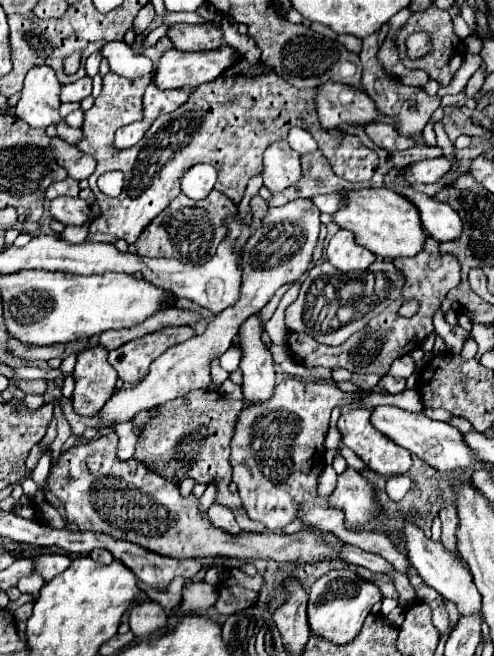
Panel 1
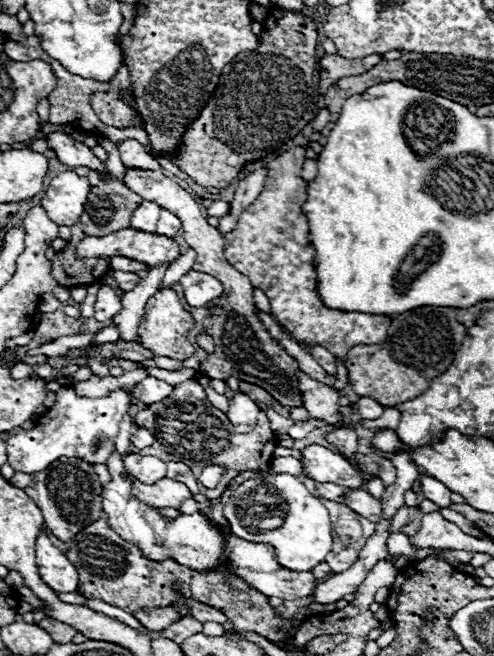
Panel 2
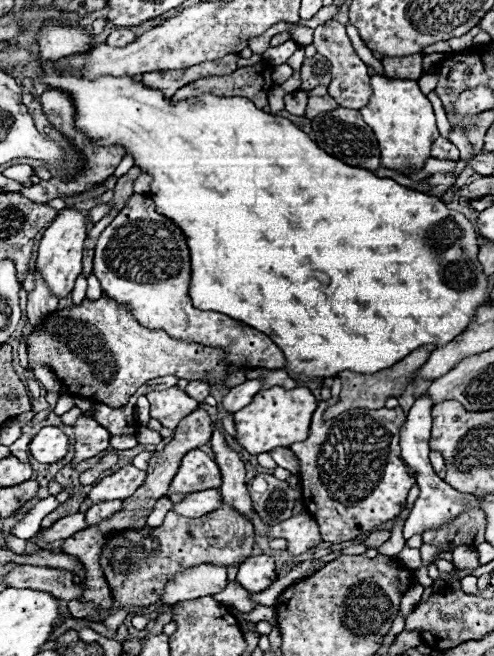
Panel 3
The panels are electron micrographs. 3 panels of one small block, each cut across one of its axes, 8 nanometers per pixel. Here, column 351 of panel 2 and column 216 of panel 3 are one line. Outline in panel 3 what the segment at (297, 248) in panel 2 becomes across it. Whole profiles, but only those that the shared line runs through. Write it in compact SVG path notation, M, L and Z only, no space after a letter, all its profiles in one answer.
M132 194L126 206L120 210L120 214L112 220L112 224L100 234L94 254L94 272L102 284L104 294L114 298L120 304L128 304L136 316L136 320L146 328L164 330L170 336L186 342L198 342L204 346L220 348L224 350L224 362L230 366L242 366L242 368L268 368L278 370L286 366L282 350L274 346L270 336L246 326L244 322L238 322L234 318L228 318L220 312L206 312L192 306L188 288L190 288L190 250L184 232L172 222L170 218L156 212L154 200L144 194Z

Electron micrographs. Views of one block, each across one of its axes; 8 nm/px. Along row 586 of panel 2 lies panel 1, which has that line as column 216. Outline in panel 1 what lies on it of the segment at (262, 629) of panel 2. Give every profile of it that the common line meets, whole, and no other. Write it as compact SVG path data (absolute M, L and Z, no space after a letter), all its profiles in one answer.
M212 190L206 198L194 202L180 194L170 202L170 206L154 218L154 222L142 232L138 238L136 248L140 256L162 256L162 258L176 258L186 264L204 264L214 254L218 244L228 234L228 222L236 216L234 202L218 190Z

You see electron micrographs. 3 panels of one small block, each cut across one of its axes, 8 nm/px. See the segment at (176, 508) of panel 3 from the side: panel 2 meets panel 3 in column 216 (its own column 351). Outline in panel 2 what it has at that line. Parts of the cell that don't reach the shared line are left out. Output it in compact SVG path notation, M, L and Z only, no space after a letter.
M348 490L344 494L344 502L350 504L352 510L362 514L364 518L370 518L370 522L380 522L382 516L382 500L374 498L368 490Z

